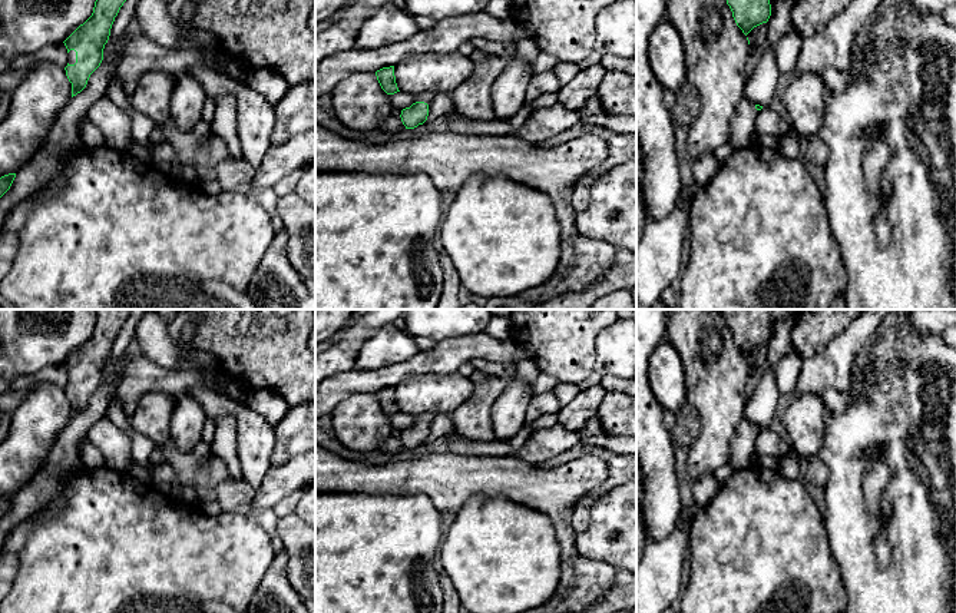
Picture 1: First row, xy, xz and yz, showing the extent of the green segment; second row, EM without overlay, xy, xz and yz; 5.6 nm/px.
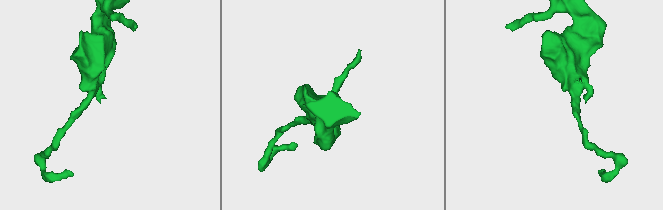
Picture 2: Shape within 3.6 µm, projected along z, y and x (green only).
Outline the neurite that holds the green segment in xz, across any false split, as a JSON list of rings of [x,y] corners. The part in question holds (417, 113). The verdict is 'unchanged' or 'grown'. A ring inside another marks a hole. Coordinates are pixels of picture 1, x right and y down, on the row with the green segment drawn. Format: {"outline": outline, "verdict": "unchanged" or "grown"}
{"outline": [[[437,92],[417,95],[416,102],[410,107],[401,110],[400,117],[406,129],[414,129],[427,120],[429,106],[437,95]]], "verdict": "grown"}

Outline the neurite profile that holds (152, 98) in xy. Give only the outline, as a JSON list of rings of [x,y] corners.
[[[150,70],[142,74],[139,85],[129,97],[132,109],[148,116],[158,127],[172,122],[169,106],[176,74]]]

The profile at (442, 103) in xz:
[[[439,93],[429,106],[429,116],[426,122],[444,116],[450,110],[456,110],[451,96]]]

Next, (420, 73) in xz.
[[[459,52],[449,54],[414,54],[394,64],[400,92],[424,95],[437,92],[450,95],[472,74],[476,63]]]

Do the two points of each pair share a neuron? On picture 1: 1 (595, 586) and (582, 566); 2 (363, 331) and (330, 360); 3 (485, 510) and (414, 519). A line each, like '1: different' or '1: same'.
1: same
2: same
3: different

